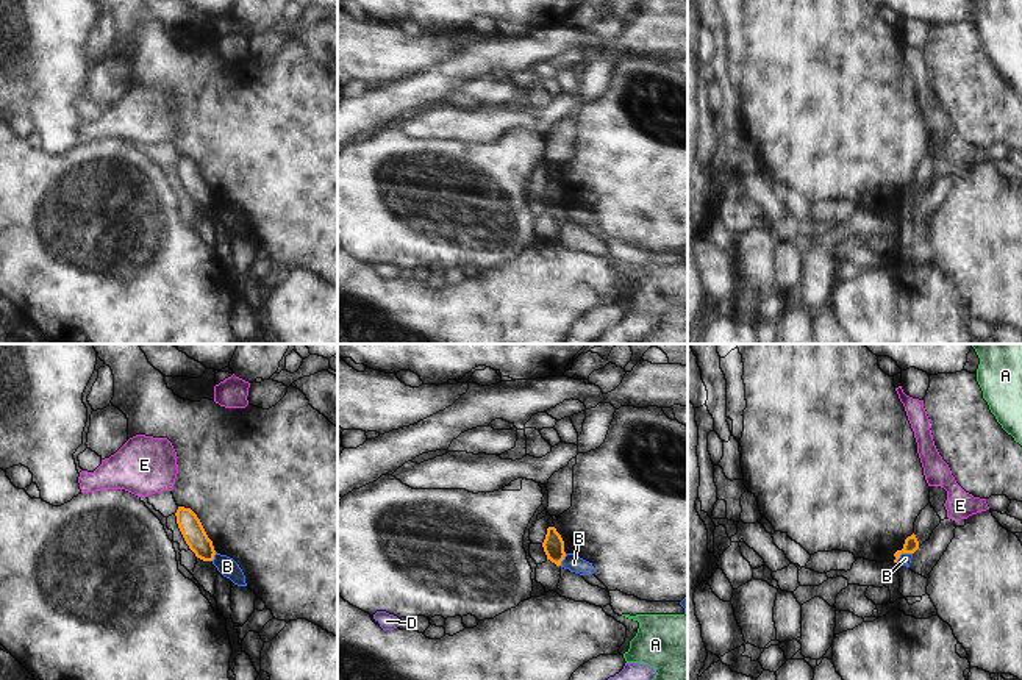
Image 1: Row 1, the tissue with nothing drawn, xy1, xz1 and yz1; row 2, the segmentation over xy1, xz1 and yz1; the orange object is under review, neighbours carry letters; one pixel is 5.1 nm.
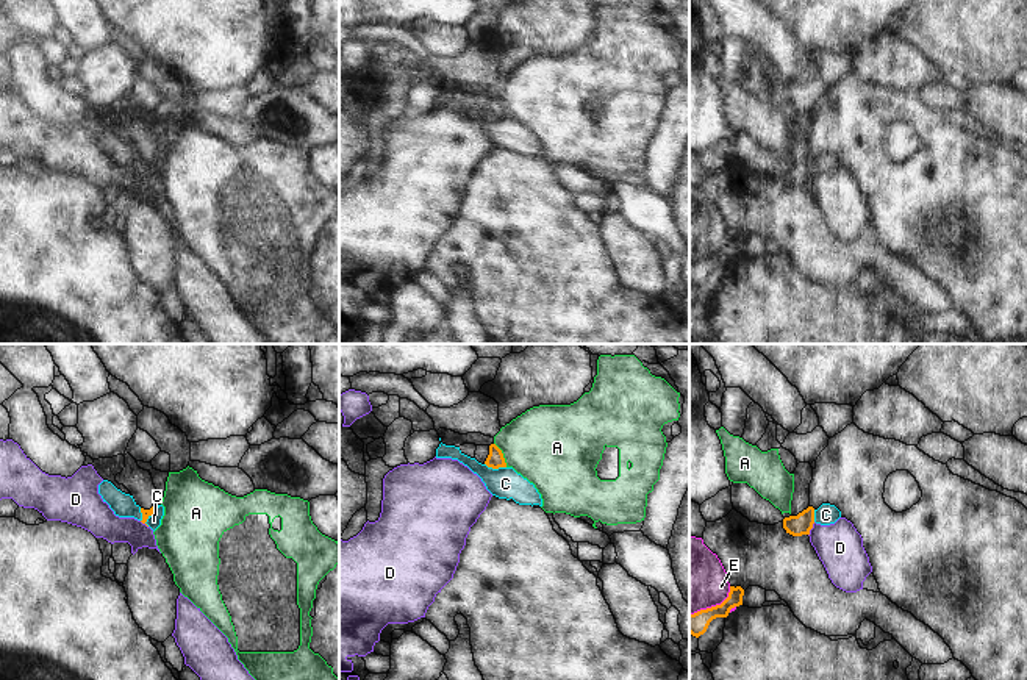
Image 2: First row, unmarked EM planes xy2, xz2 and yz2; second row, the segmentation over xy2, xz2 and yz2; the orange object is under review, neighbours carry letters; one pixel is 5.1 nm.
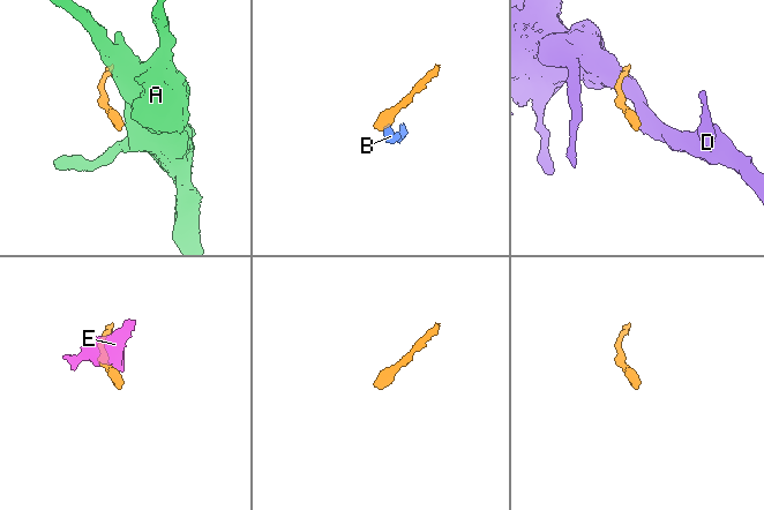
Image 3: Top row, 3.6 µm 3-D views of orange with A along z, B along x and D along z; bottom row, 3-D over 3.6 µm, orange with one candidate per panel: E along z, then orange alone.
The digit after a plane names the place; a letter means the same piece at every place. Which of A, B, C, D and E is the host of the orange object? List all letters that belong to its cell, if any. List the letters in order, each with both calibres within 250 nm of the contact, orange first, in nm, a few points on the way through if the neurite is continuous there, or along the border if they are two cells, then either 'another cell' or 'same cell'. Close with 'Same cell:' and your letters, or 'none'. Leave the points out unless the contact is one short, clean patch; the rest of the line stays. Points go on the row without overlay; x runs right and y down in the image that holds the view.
A: 90 nm thick on the orange side, 420 nm on the other; border along xz2 (494, 93), (507, 116); another cell
B: 80 nm thick on the orange side, 60 nm on the other; border along yz1 (911, 202), (904, 202), (896, 211); another cell
C: 50 nm thick on the orange side, 70 nm on the other; border along xy2 (158, 155), (147, 169), (147, 175); another cell
D: 110 nm thick on the orange side, 240 nm on the other; border along yz2 (815, 172), (808, 185); another cell
E: 120 nm thick on the orange side, 360 nm on the other; border along yz2 (730, 236), (729, 244), (719, 254), (690, 264); another cell
Same cell: none

